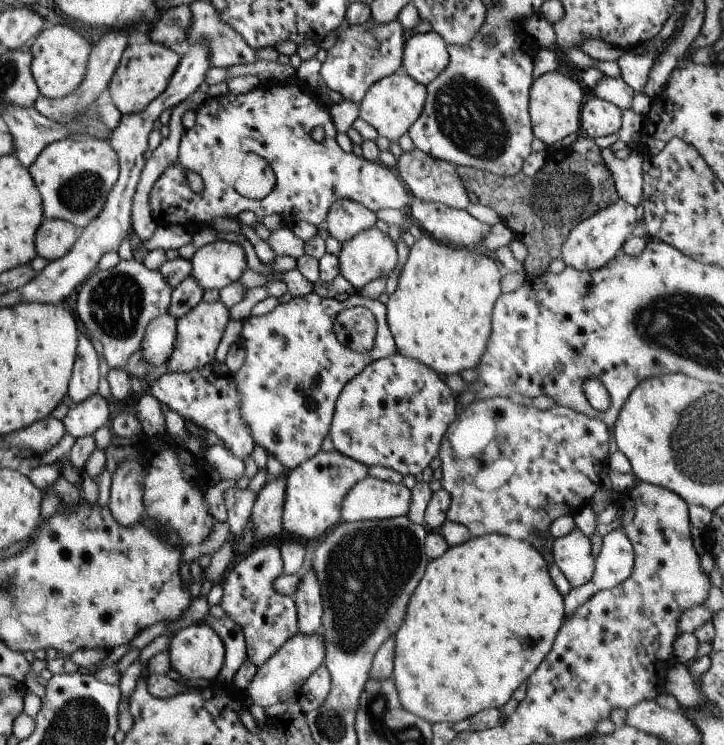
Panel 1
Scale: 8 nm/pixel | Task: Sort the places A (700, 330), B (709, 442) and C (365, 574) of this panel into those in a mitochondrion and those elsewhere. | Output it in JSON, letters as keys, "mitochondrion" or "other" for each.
{"A":"mitochondrion","B":"mitochondrion","C":"mitochondrion"}

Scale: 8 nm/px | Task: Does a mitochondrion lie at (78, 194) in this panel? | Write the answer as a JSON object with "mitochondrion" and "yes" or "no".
{"mitochondrion":"yes"}

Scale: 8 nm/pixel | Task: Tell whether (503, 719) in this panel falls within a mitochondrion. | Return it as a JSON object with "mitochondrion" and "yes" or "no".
{"mitochondrion":"no"}

